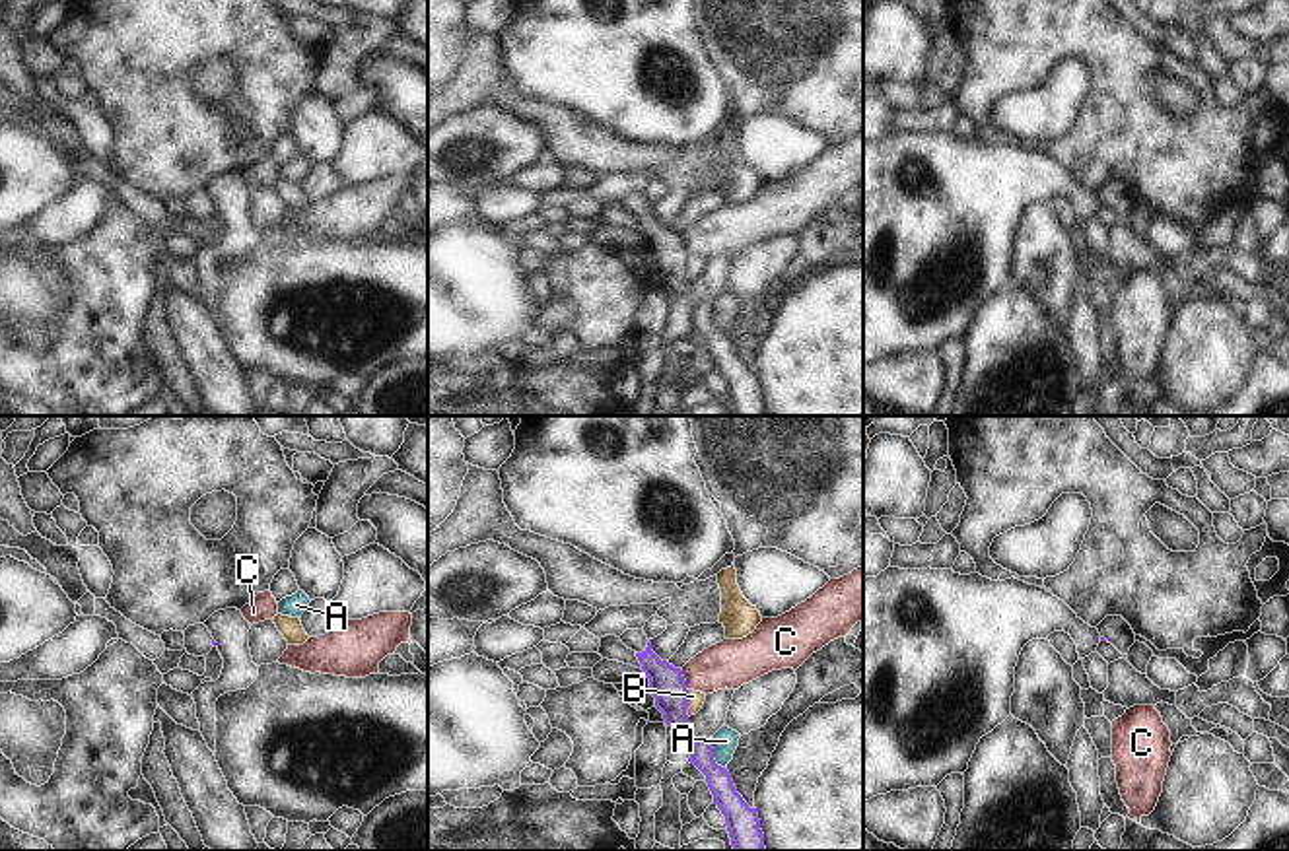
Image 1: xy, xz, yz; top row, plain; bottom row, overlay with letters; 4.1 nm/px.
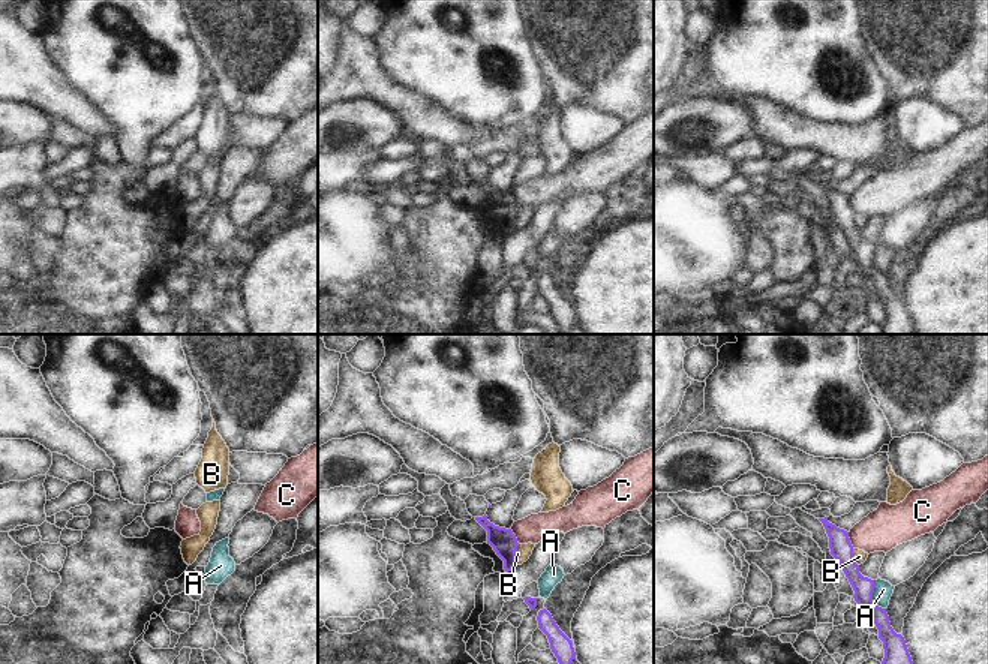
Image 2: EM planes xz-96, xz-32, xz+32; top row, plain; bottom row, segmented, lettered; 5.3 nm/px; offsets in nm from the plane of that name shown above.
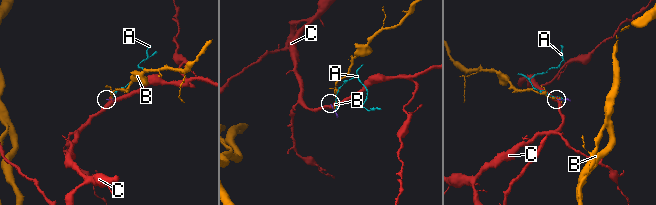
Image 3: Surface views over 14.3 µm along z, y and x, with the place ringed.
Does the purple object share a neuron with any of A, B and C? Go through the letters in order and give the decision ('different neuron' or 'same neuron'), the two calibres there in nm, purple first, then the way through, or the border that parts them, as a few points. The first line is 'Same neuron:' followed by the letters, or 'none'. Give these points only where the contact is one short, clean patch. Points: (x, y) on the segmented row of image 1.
Same neuron: none
A: different neuron | 110/110 nm | along xz (710, 739), (714, 760), (724, 768)
B: different neuron | 150/80 nm | along xz (689, 690), (687, 715)
C: different neuron | 150/200 nm | along xz (679, 669), (687, 690)

